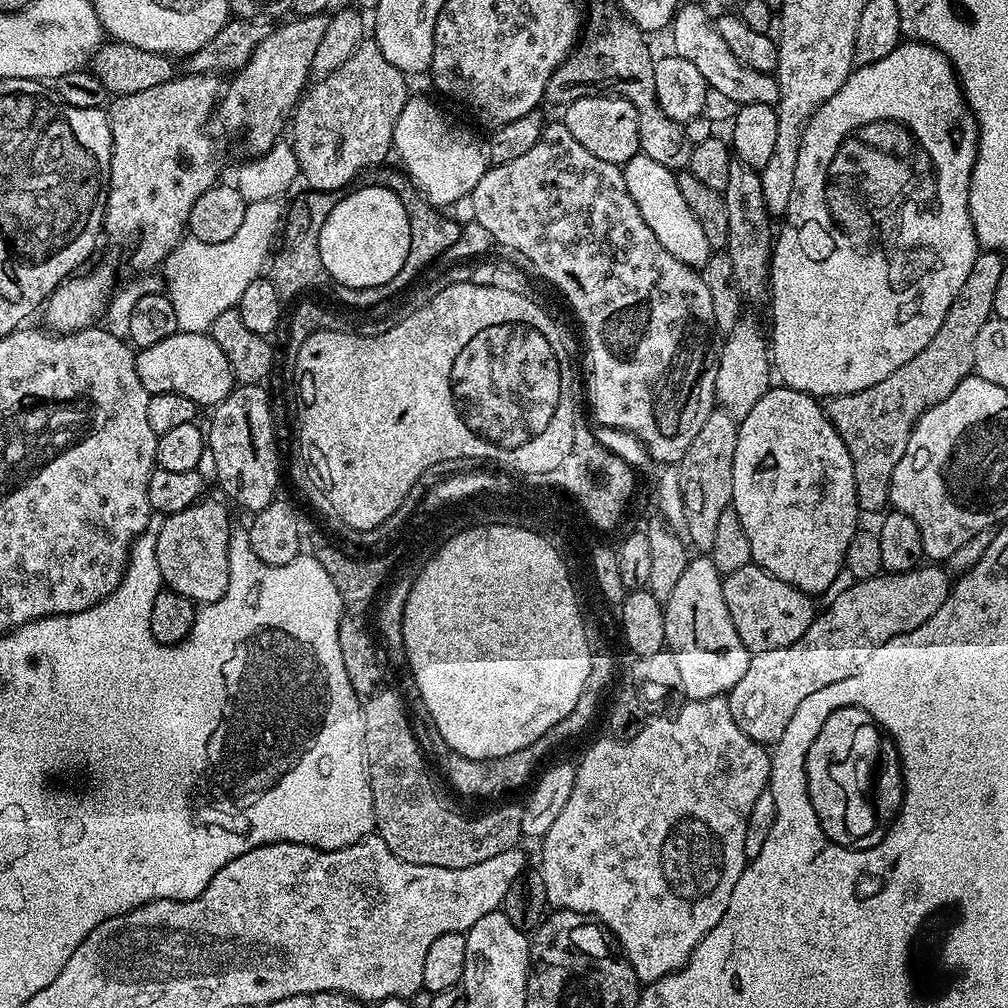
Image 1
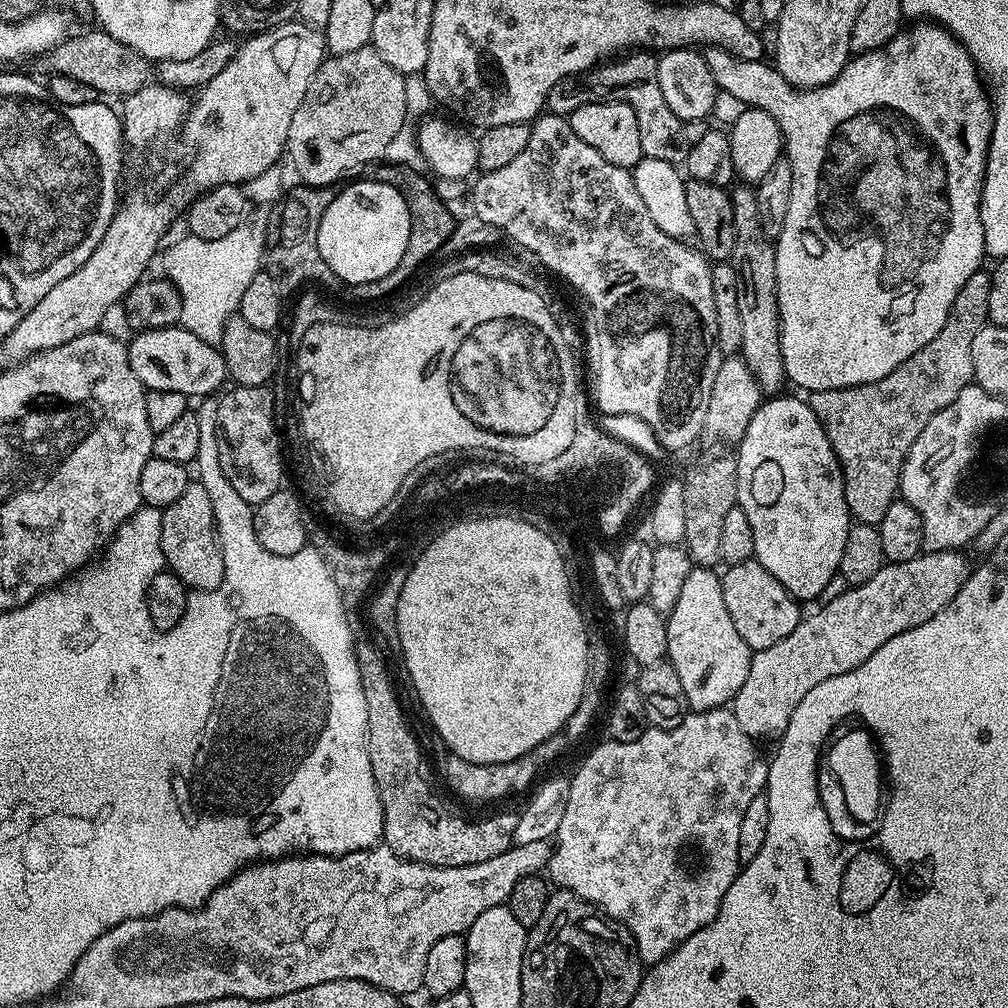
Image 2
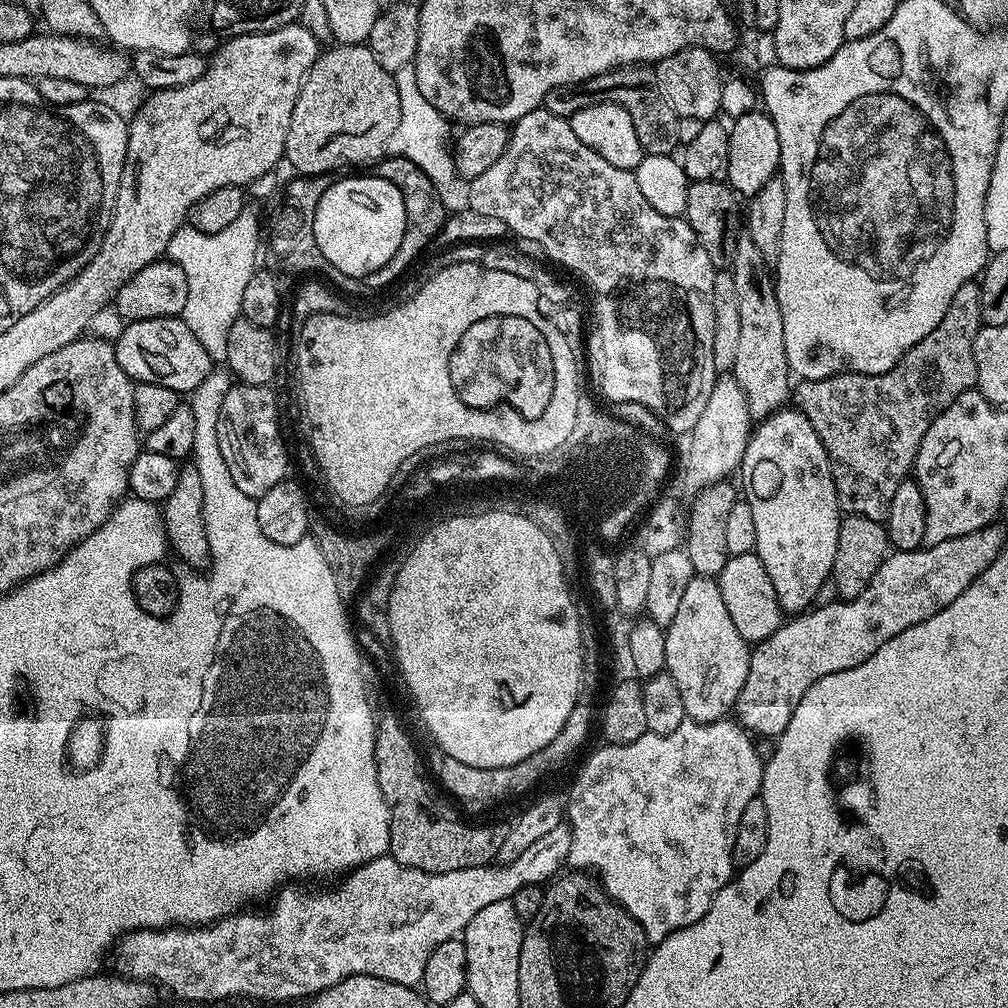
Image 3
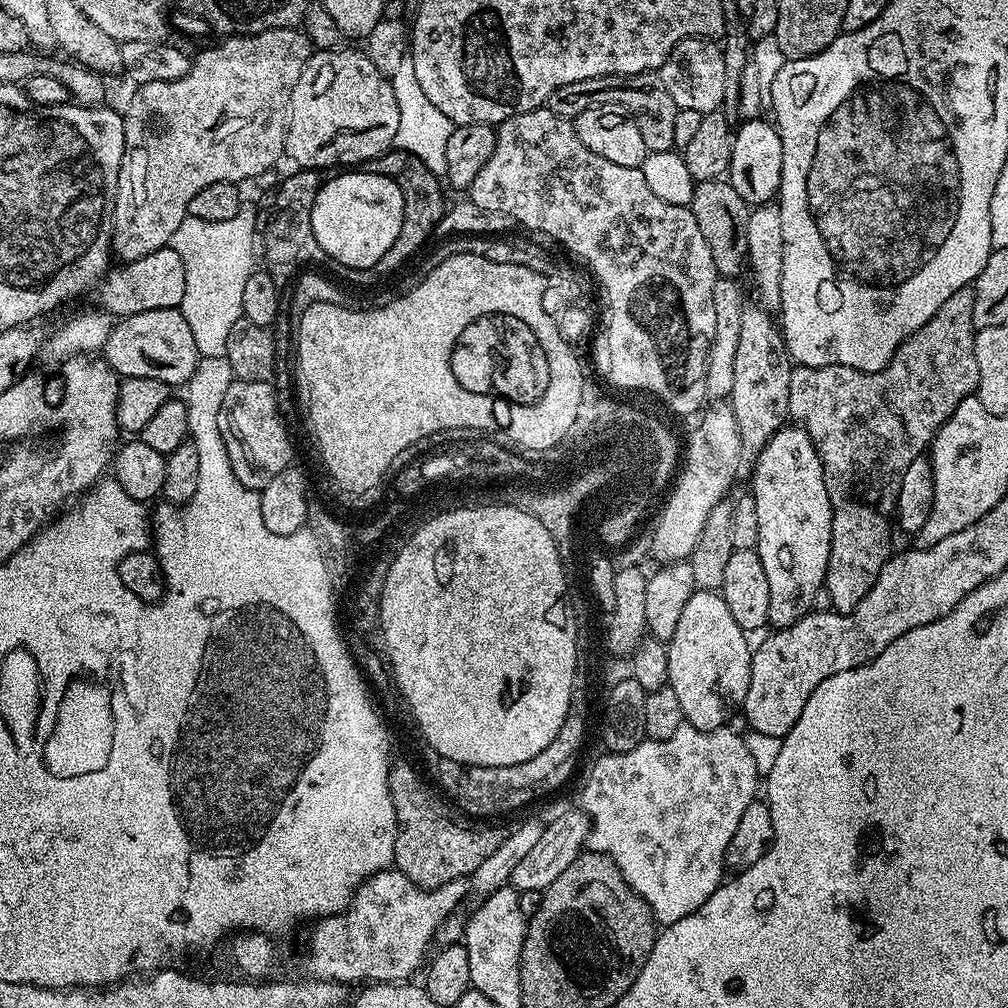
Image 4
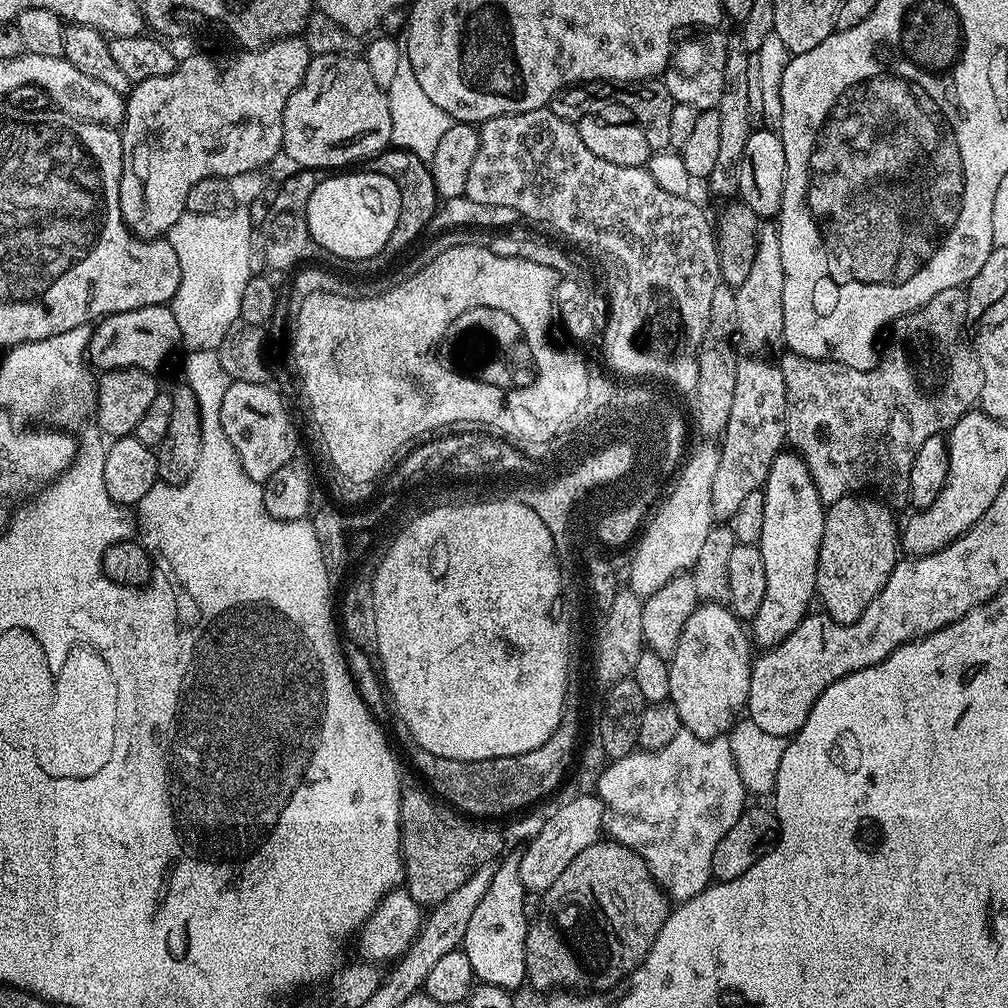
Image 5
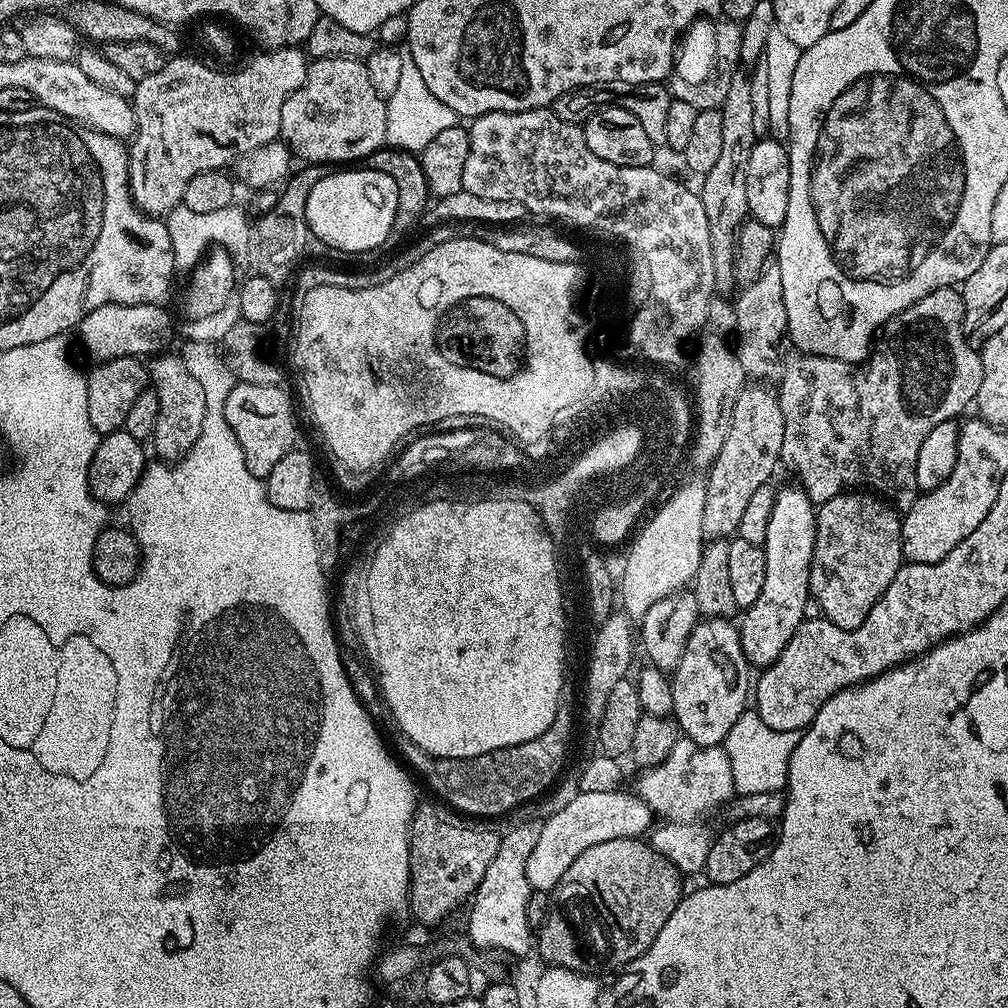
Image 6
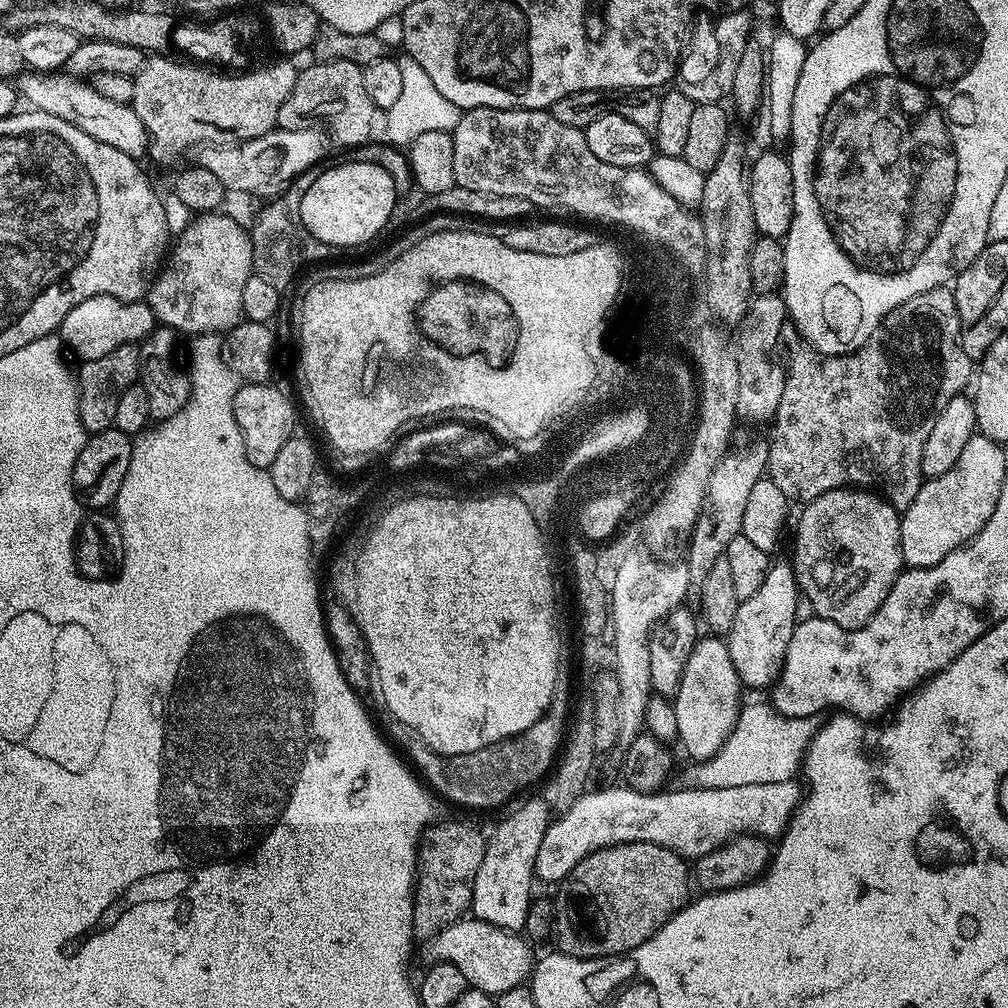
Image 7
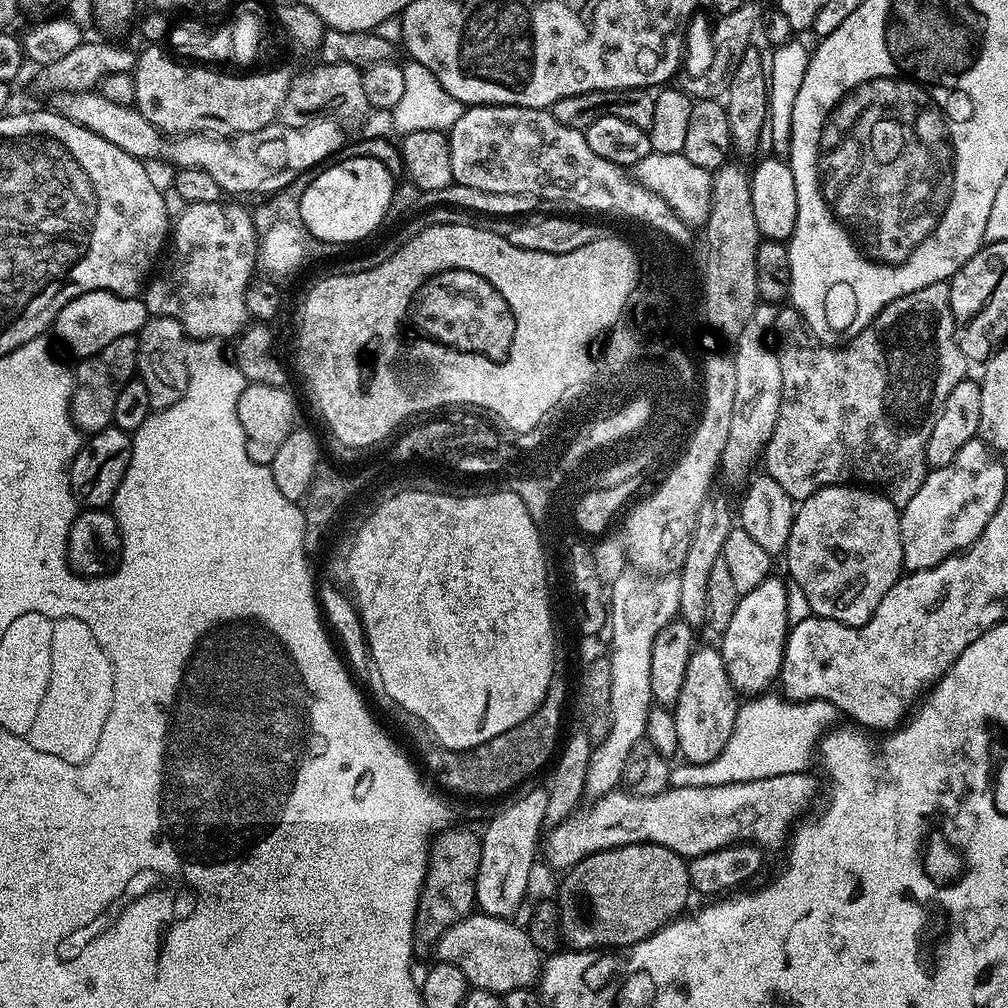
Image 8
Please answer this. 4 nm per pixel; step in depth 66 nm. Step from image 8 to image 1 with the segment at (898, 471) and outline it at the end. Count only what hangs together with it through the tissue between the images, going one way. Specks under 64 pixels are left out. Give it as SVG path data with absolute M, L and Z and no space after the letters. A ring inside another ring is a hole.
M981 251L976 257L974 266L970 266L970 275L966 277L966 283L962 290L958 290L958 298L950 302L950 310L942 322L942 330L926 342L926 347L906 366L898 366L894 374L882 378L882 382L874 382L866 390L858 390L854 394L838 394L827 397L822 407L826 418L838 430L842 442L846 442L846 450L850 450L850 458L854 462L854 482L856 483L856 501L860 503L861 513L876 512L880 507L888 504L888 483L894 474L894 466L898 466L902 454L906 454L906 442L910 442L912 427L930 410L930 406L938 406L942 398L950 398L950 393L958 382L974 372L974 342L978 342L978 330L986 326L986 322L993 319L994 313L994 289L998 286L998 277L1006 266L1006 260L999 252Z

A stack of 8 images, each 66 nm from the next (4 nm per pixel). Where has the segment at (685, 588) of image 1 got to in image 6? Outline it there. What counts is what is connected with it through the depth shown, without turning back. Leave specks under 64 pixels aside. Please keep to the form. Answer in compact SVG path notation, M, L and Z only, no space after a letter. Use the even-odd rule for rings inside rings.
M704 618L686 642L686 654L671 673L674 690L672 716L687 739L703 748L723 745L730 728L750 704L750 665L742 654L737 625L728 618Z

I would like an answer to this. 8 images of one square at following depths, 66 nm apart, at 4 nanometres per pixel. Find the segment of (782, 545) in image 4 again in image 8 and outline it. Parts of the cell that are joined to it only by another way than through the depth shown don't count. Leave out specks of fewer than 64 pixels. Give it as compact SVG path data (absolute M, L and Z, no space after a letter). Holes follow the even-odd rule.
M767 576L762 586L741 595L734 610L734 618L730 618L730 626L722 634L724 644L719 645L719 650L724 655L728 677L737 693L764 694L771 684L775 685L779 681L780 667L784 665L784 641L788 639L790 619L788 620L789 585L784 585L778 576Z

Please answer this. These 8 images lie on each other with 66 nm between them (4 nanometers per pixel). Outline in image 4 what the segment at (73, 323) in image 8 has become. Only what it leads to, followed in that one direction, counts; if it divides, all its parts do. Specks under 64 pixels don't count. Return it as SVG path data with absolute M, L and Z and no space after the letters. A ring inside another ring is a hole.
M179 308L146 310L142 314L117 319L102 349L102 359L116 371L117 376L154 378L169 386L187 385L201 358L194 346L190 326L186 326L186 318Z

